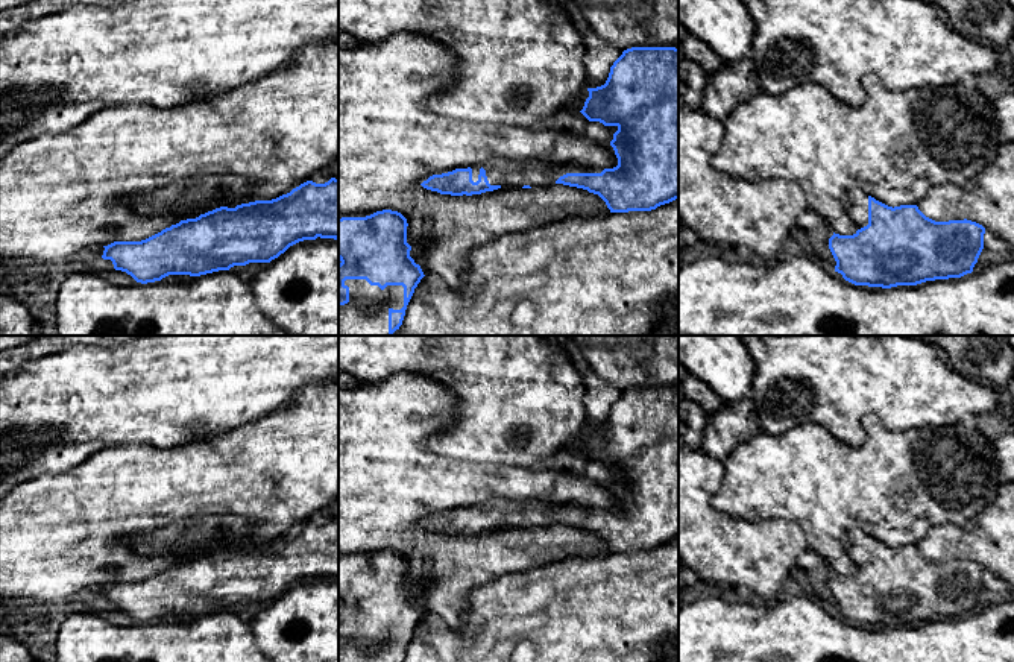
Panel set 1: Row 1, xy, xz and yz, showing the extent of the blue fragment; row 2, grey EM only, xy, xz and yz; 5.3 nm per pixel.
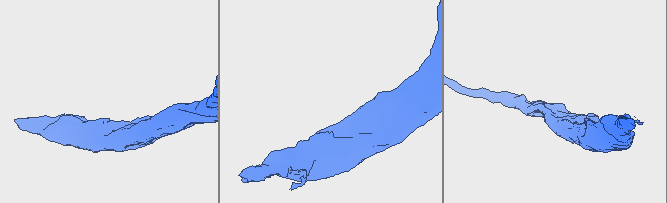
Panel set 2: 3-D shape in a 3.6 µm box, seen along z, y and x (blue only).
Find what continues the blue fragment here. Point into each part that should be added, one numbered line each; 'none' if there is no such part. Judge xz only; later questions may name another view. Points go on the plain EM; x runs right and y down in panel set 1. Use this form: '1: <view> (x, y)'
1: xz (500, 512)
2: xz (378, 641)

